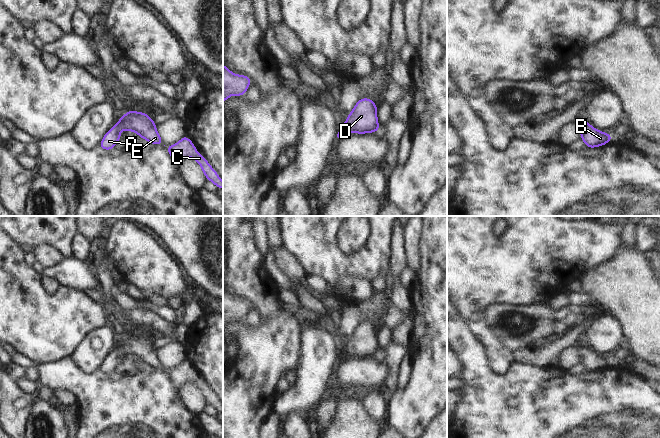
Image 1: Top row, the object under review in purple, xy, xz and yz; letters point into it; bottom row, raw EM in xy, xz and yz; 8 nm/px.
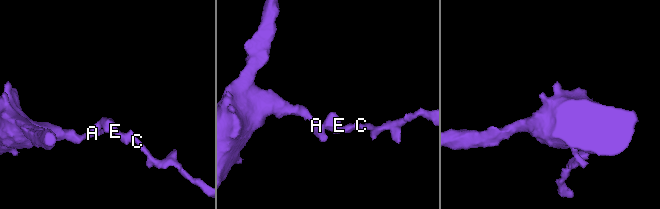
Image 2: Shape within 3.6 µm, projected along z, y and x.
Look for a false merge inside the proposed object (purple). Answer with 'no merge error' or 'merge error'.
no merge error

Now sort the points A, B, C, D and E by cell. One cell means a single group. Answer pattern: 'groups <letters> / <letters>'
groups A B C D E

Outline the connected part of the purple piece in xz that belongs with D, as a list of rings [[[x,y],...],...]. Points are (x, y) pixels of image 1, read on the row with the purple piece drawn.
[[[370,98],[360,99],[344,124],[340,124],[337,137],[349,132],[358,134],[379,132],[379,123],[377,118],[377,105]]]

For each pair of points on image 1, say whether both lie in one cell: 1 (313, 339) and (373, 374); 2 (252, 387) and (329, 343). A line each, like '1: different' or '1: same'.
1: different
2: different

